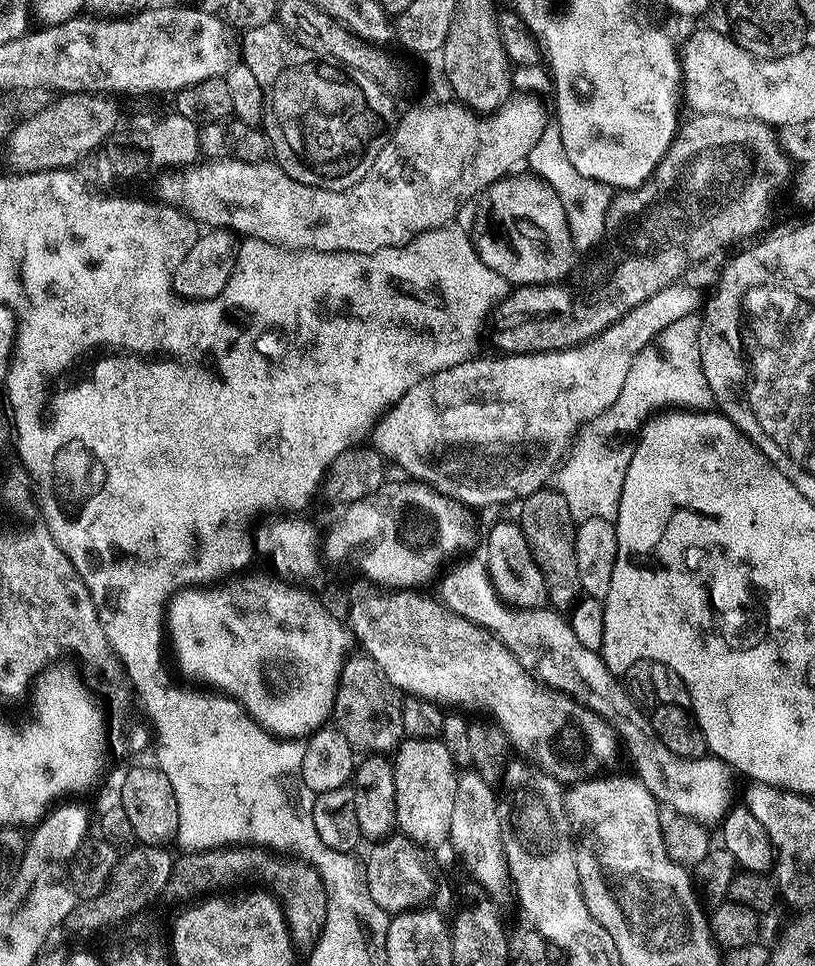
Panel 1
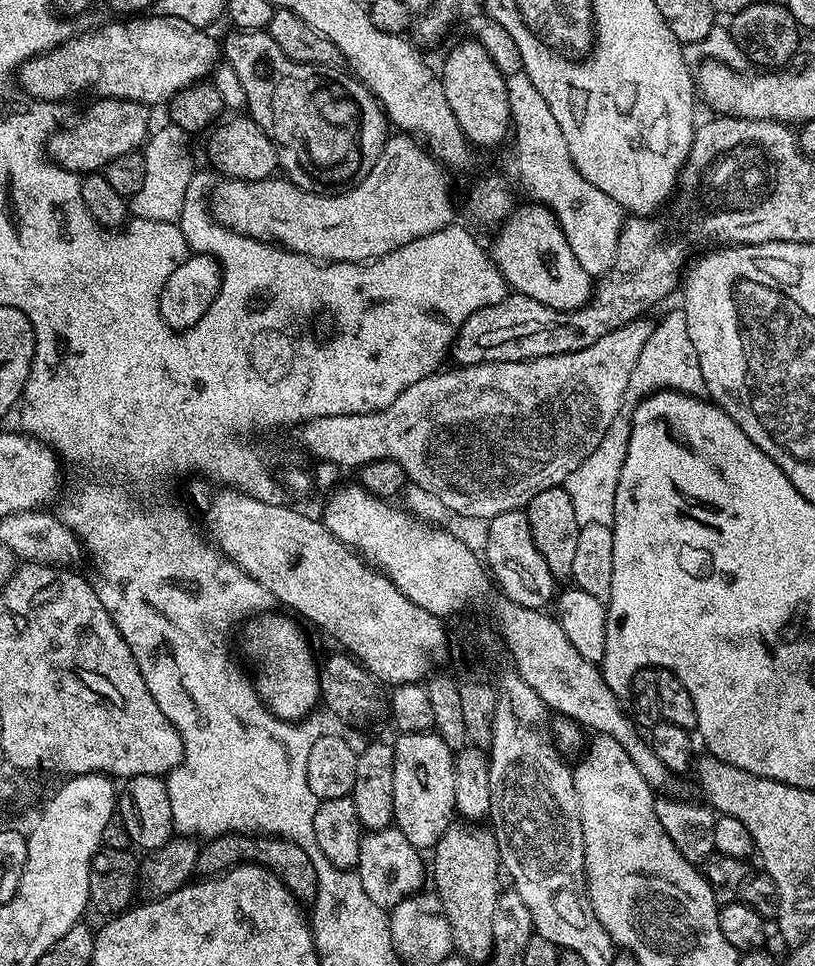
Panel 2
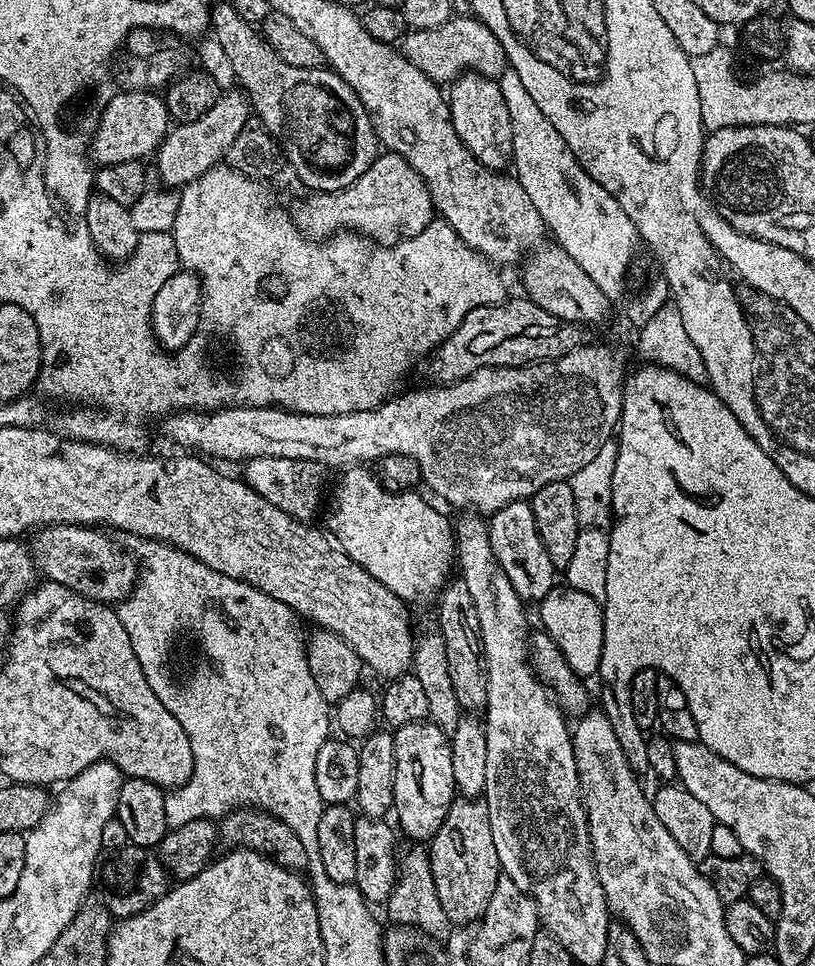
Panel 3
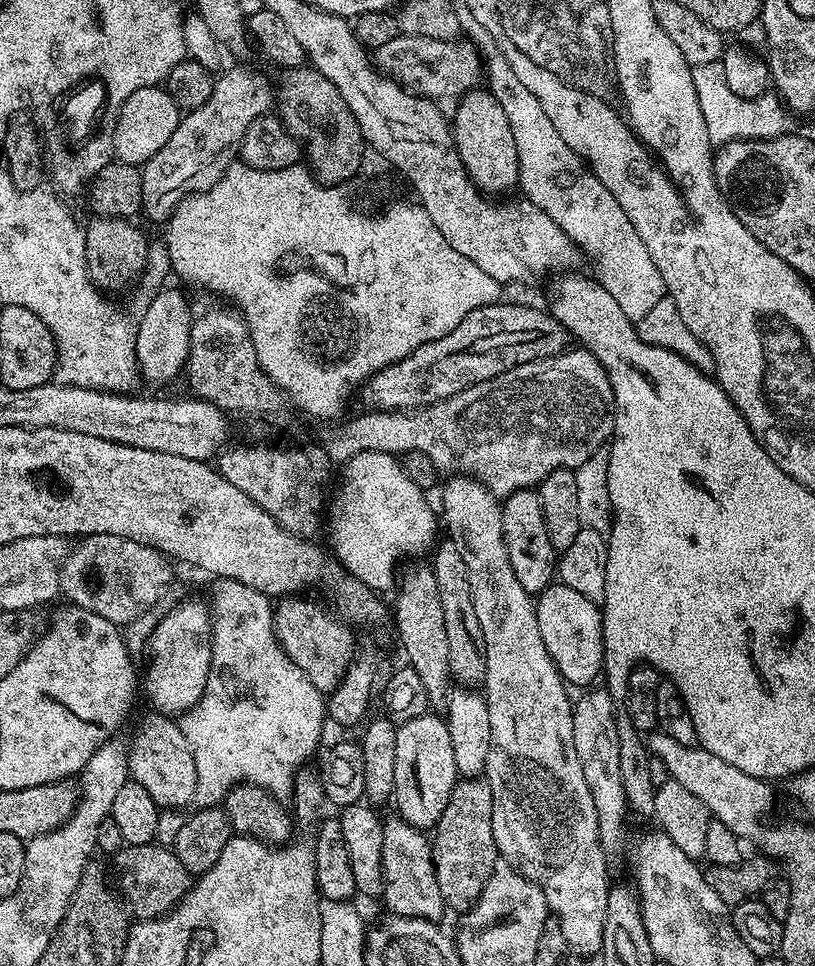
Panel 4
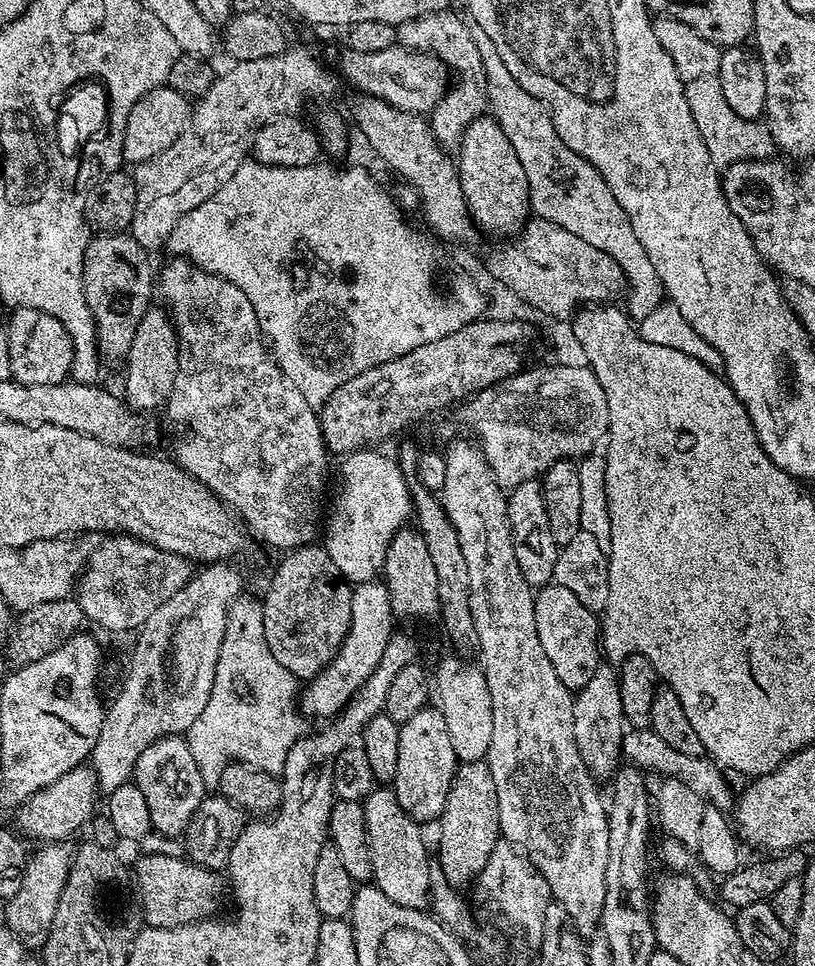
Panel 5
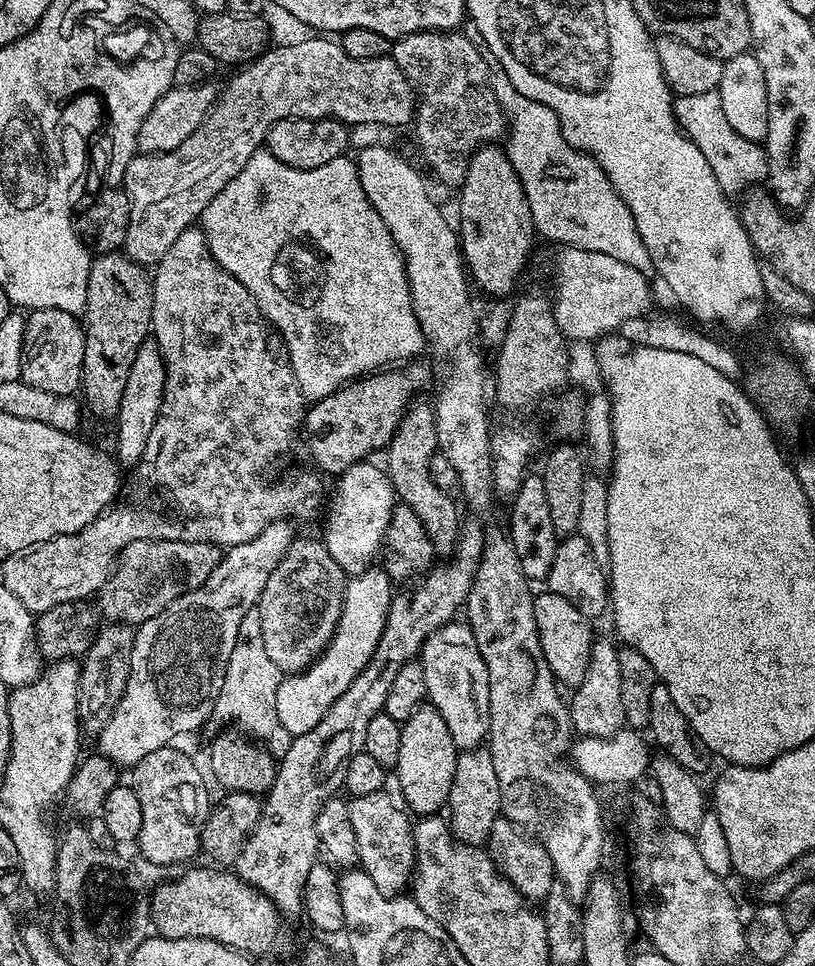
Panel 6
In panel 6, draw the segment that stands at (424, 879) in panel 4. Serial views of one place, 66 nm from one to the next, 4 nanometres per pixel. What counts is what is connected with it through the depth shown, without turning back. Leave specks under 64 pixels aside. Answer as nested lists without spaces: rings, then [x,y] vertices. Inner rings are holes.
[[[381,790],[355,797],[348,809],[350,824],[354,826],[354,836],[358,842],[359,867],[367,876],[374,878],[374,886],[378,886],[378,890],[395,896],[411,885],[412,873],[416,870],[416,843],[412,837],[413,821],[408,821],[409,813],[399,803],[396,805],[386,793]]]

